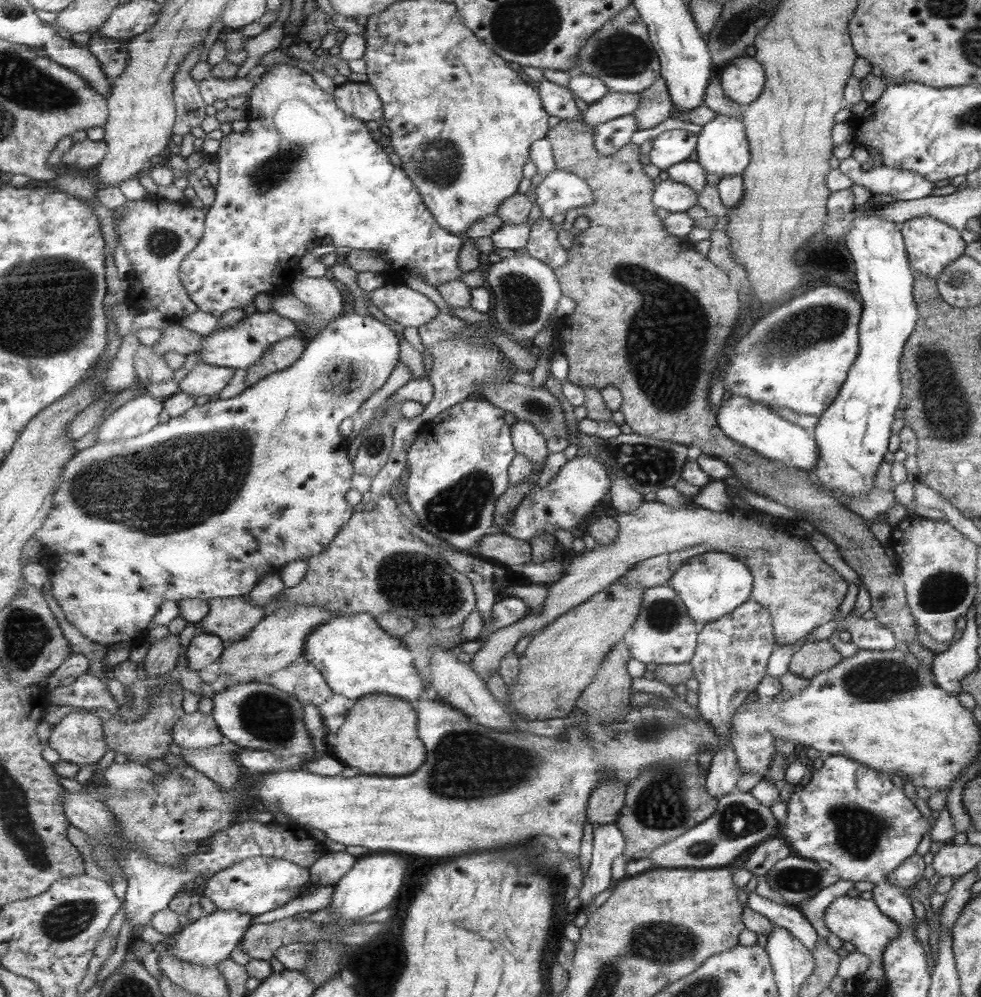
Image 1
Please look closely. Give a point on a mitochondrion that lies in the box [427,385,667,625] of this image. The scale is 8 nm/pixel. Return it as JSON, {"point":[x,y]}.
{"point":[539,410]}

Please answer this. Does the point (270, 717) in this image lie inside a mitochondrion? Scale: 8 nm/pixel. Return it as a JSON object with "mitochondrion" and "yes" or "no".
{"mitochondrion":"yes"}

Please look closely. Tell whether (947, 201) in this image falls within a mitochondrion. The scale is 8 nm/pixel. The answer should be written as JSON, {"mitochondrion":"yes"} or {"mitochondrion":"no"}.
{"mitochondrion":"no"}

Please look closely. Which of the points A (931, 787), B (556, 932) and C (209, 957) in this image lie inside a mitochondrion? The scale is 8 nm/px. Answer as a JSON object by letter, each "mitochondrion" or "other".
{"A":"other","B":"other","C":"other"}

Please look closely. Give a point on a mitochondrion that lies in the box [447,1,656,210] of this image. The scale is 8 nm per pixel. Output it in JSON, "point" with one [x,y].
{"point":[499,46]}

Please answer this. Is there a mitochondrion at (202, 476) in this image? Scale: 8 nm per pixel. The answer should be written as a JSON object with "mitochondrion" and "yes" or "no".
{"mitochondrion":"yes"}

